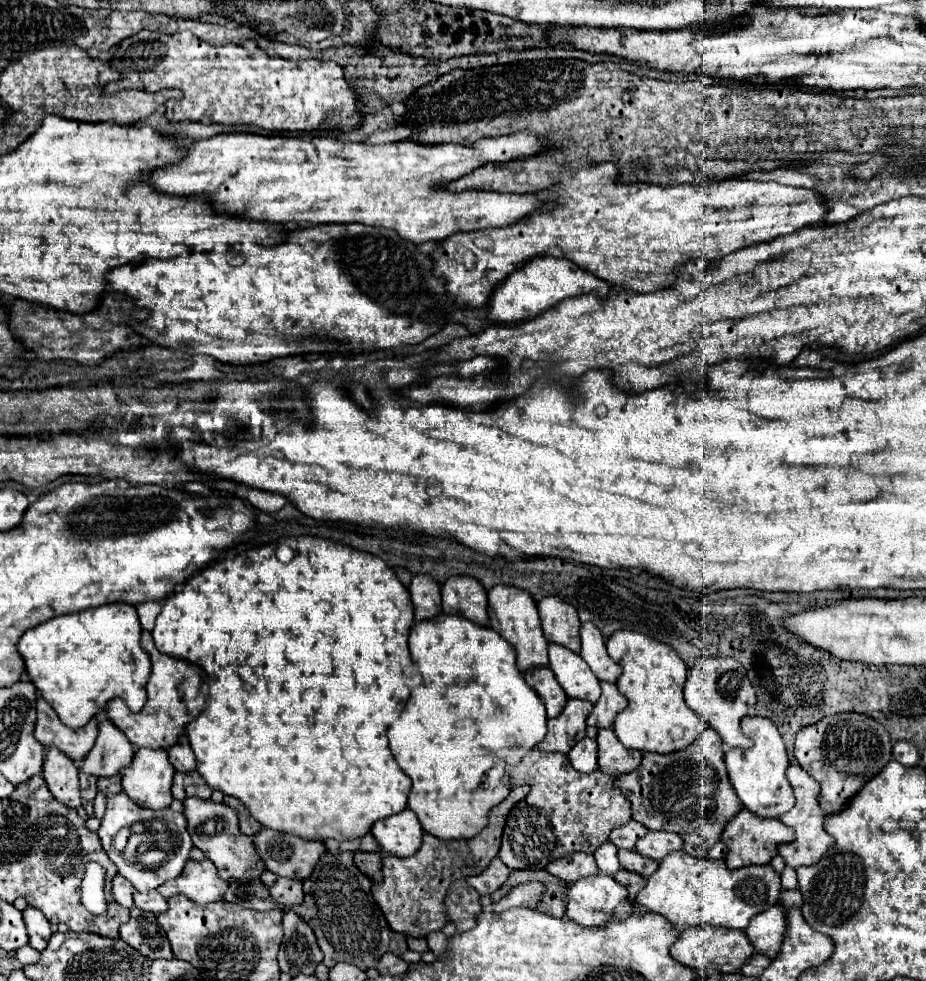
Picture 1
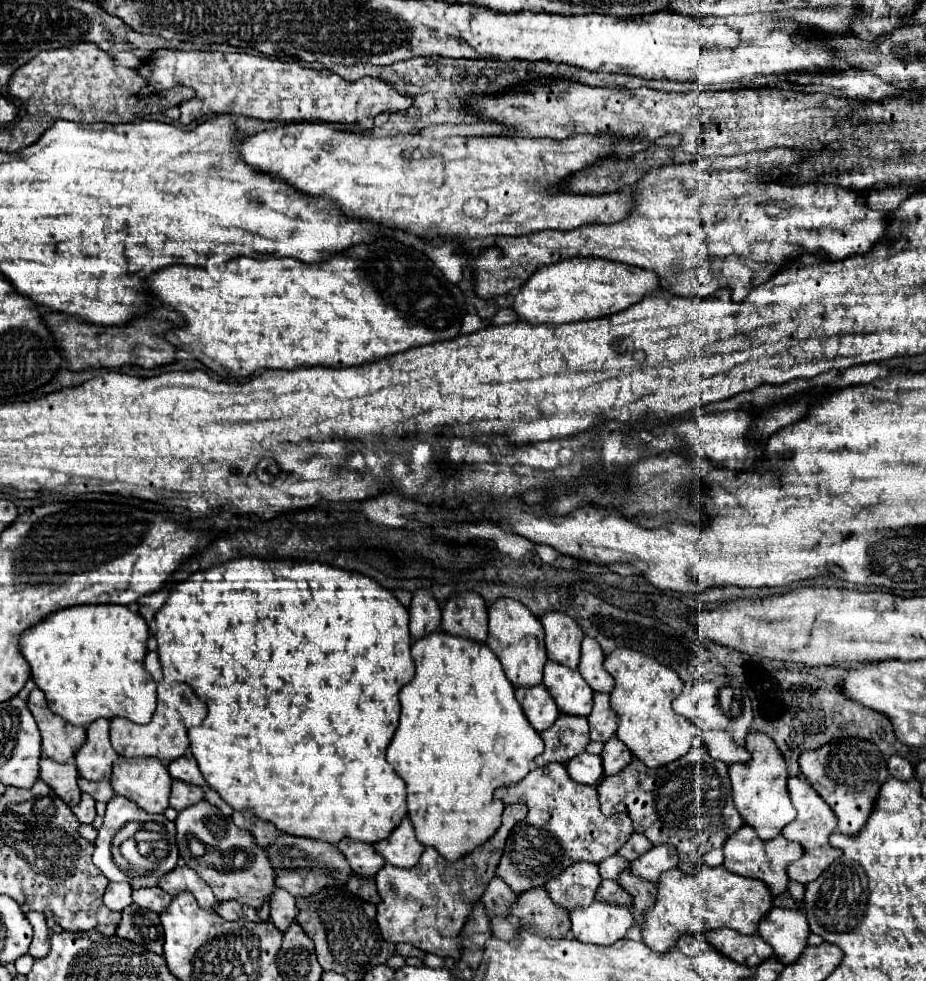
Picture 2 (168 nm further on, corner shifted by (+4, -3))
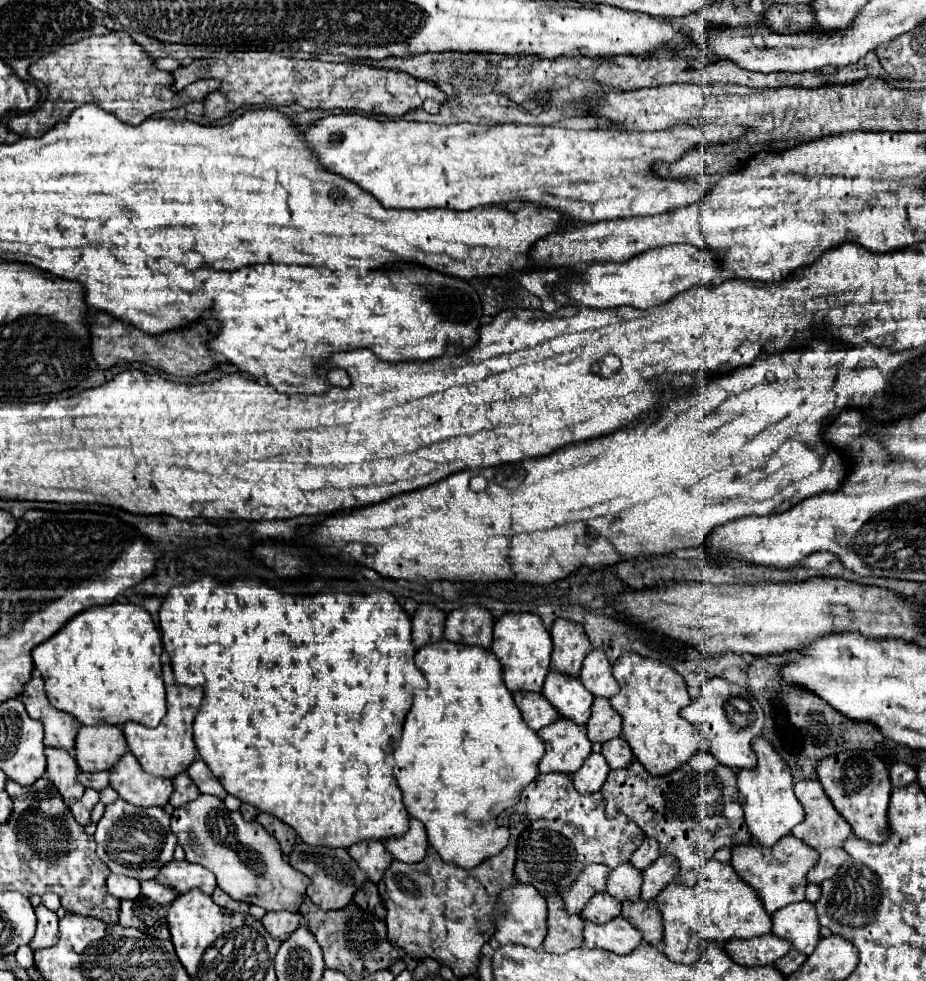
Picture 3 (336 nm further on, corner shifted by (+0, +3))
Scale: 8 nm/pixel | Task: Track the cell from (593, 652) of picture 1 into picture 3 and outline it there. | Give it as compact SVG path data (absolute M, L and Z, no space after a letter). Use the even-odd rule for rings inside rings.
M592 649L592 653L588 653L588 657L584 659L580 681L588 691L592 691L594 697L610 699L620 689L618 681L612 677L612 667L608 659L600 649Z

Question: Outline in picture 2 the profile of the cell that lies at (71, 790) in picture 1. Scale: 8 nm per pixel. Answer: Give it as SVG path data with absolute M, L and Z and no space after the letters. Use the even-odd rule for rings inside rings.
M52 759L40 761L40 779L52 787L52 791L70 807L80 803L80 789L78 789L78 769L74 763L56 763Z

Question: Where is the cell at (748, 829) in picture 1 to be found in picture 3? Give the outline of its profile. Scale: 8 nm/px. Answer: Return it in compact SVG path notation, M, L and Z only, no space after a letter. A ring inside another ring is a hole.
M788 835L782 837L774 847L760 847L754 843L748 847L734 847L730 865L758 893L760 901L764 903L764 909L770 915L776 909L782 909L784 905L804 901L804 889L808 885L806 873L808 869L812 869L812 865L816 865L816 861L818 861L818 853L812 847Z

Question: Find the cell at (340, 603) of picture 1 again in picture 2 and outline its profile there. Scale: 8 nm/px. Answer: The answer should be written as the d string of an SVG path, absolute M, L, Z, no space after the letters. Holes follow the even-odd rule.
M240 557L198 571L188 580L177 583L162 609L156 613L154 621L154 637L158 641L158 657L162 663L164 679L168 683L186 683L208 705L208 715L202 725L188 729L190 751L198 761L206 783L232 809L252 809L254 815L274 823L276 829L280 829L282 833L310 837L326 843L338 843L344 837L376 843L380 839L386 839L390 831L402 821L402 817L406 815L406 787L394 771L384 767L384 753L398 727L398 693L414 677L414 661L410 657L408 611L392 595L390 589L382 587L376 579L358 571L346 571L318 561L308 563L292 559L270 561L260 557Z

